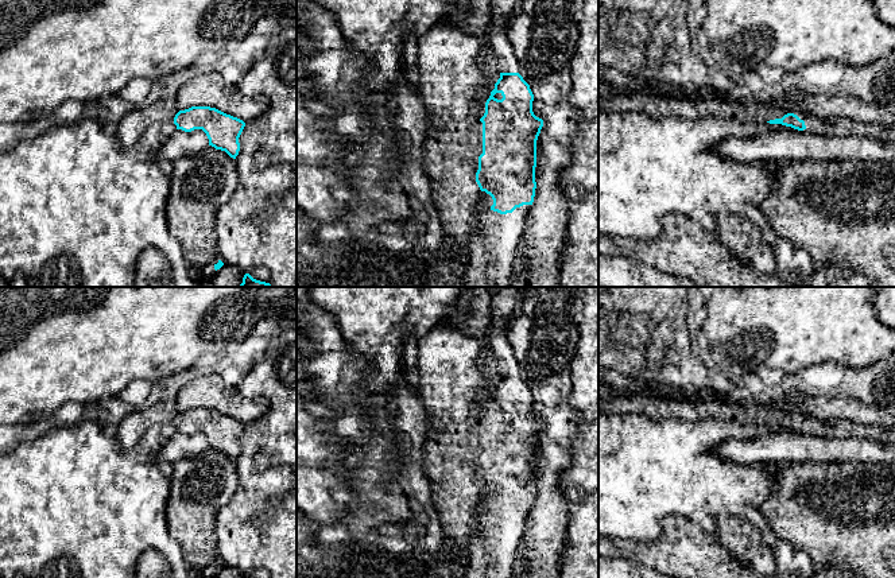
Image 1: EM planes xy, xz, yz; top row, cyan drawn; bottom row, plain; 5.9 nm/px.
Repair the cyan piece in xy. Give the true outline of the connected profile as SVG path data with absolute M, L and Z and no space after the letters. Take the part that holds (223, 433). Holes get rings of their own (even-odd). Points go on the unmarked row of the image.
M159 402L151 407L131 410L120 422L115 437L124 449L133 447L142 435L159 423L173 423L177 431L191 434L202 431L209 447L225 453L236 461L240 453L239 439L245 424L210 408L191 408L178 412L173 403Z

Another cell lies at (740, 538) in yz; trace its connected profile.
M716 515L714 534L741 567L758 575L774 575L778 571L772 548L751 521L736 515Z

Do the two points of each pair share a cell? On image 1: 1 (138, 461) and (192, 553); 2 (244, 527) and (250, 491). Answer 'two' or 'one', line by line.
1: two
2: one

